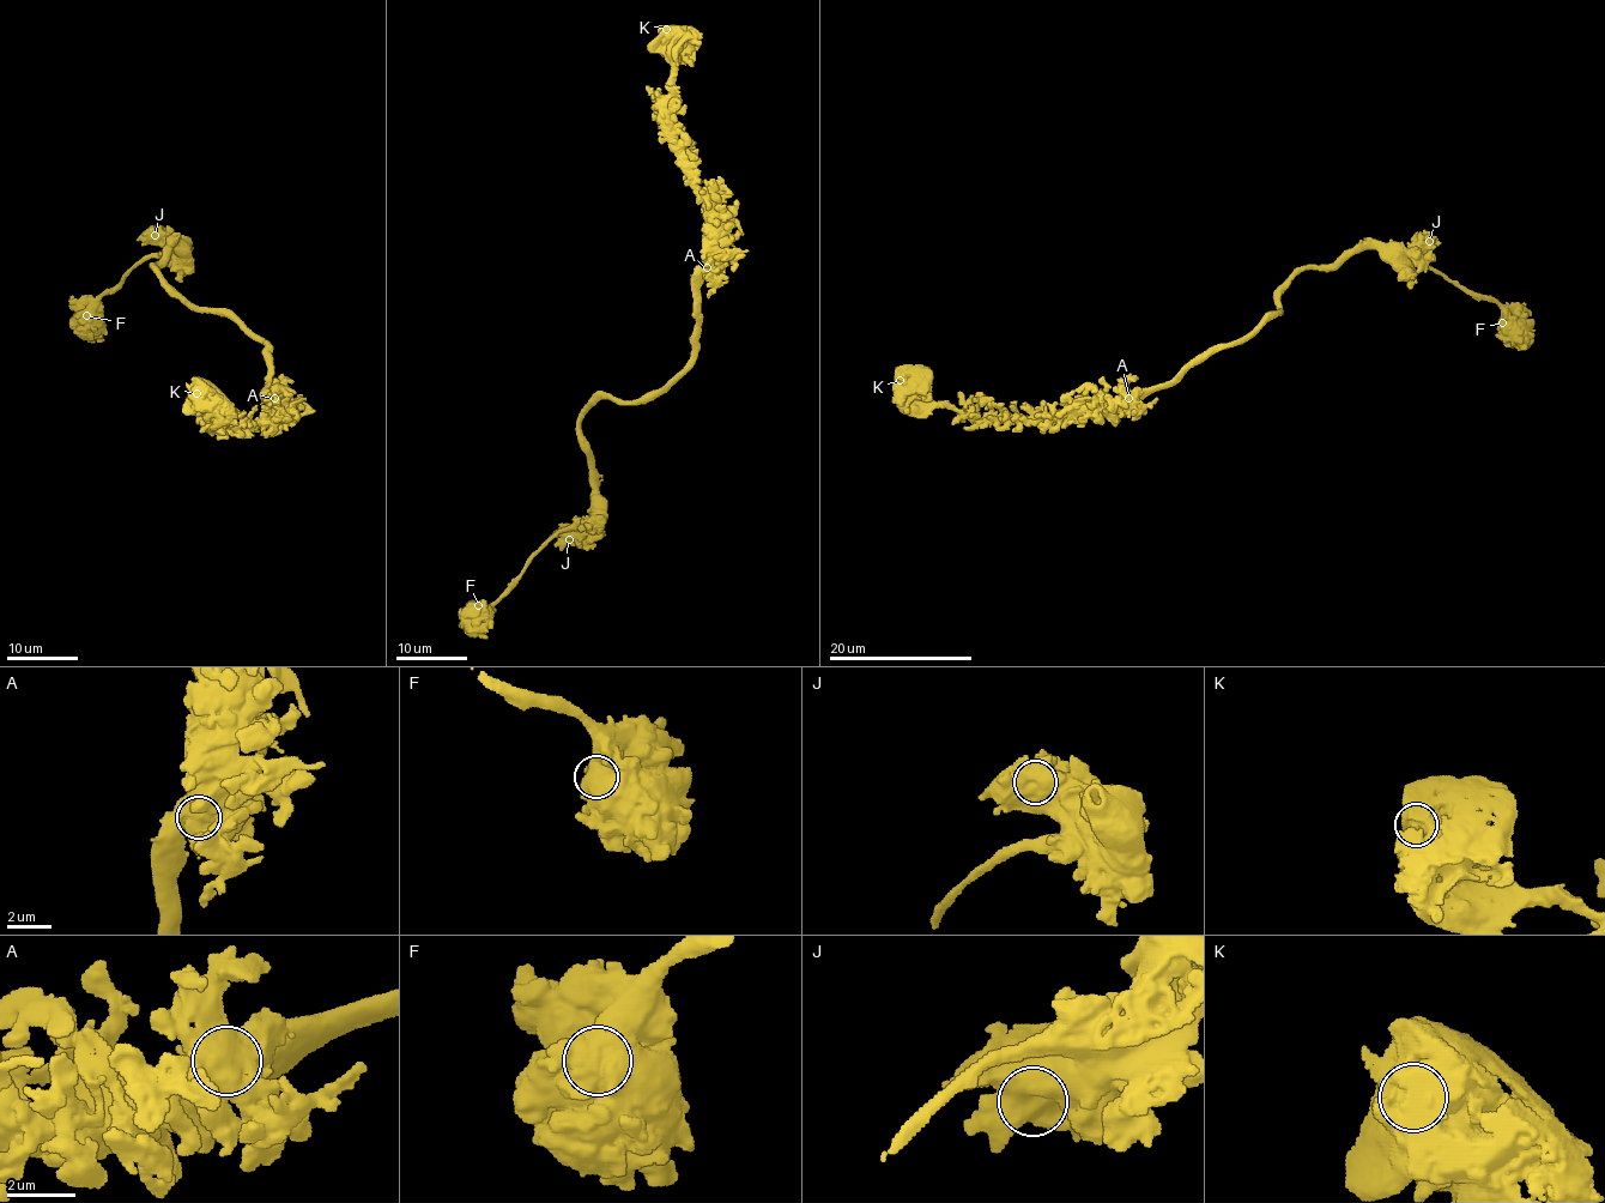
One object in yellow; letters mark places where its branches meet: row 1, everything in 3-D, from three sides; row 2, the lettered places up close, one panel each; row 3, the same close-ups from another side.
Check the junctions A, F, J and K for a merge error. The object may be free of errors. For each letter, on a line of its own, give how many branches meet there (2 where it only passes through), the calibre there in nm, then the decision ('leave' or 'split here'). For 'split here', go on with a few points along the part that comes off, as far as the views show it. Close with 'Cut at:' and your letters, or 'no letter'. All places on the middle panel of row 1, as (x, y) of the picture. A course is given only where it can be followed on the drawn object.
A: branches 2; calibre 1050 nm; leave
F: branches 2; calibre 1000 nm; leave
J: branches 2; calibre 1000 nm; leave
K: branches 2; calibre 1000 nm; leave
Cut at: no letter

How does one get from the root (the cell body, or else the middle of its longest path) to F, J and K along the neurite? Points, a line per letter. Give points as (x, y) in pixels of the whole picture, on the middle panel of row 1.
F: (599, 509), (564, 527), (532, 557), (518, 581), (492, 604), (478, 605)
J: (599, 509), (569, 539)
K: (599, 509), (581, 417), (598, 398), (659, 397), (686, 366), (697, 321), (704, 194), (667, 110), (666, 29)

